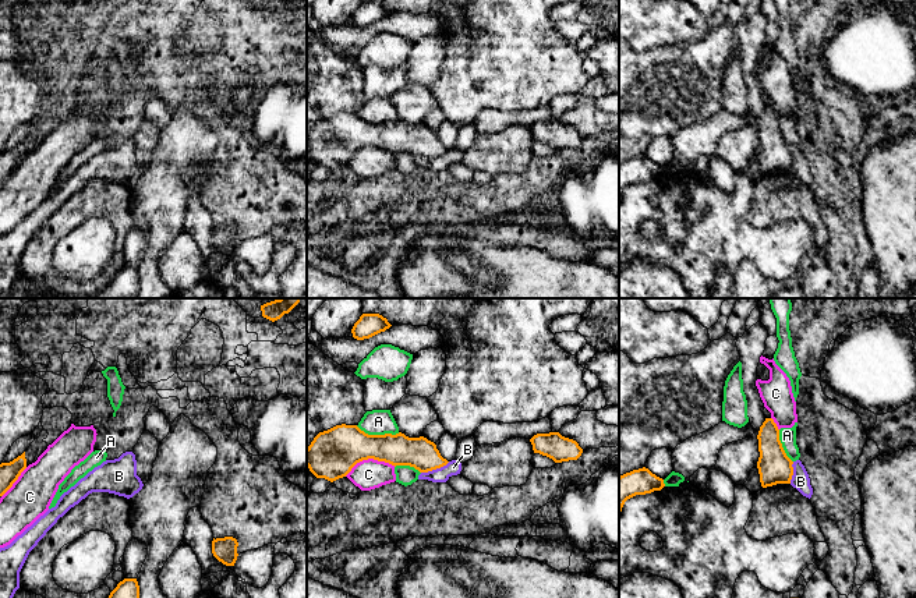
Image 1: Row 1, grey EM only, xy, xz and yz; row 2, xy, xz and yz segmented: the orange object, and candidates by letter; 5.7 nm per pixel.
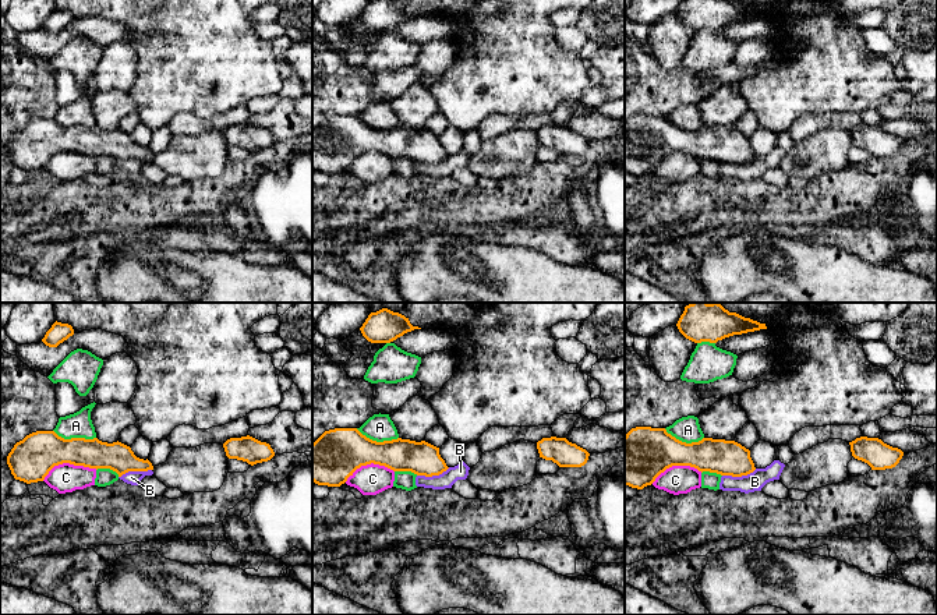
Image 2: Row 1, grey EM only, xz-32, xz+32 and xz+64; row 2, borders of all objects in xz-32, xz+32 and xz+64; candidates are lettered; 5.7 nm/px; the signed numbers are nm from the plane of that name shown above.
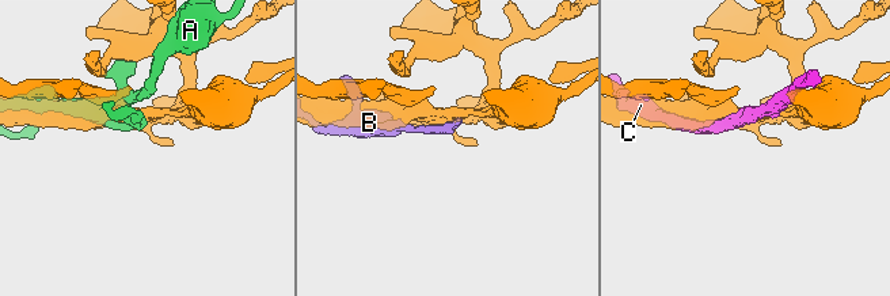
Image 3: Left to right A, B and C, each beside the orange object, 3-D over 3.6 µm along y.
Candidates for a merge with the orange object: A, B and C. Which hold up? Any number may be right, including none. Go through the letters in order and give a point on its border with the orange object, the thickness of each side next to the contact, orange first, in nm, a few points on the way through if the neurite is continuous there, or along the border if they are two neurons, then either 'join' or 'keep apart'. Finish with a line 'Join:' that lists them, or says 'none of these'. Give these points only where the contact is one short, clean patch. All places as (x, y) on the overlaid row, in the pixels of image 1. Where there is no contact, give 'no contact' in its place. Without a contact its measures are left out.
A: contact xz (378, 435); calibres 260 and 140 nm; keep apart
B: contact xz (435, 469); calibres 180 and 90 nm; border xz (449, 462), (421, 473); keep apart
C: contact xz (370, 457); calibres 280 and 180 nm; join
Join: C

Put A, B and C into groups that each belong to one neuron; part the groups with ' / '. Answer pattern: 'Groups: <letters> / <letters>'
Groups: A / B / C

